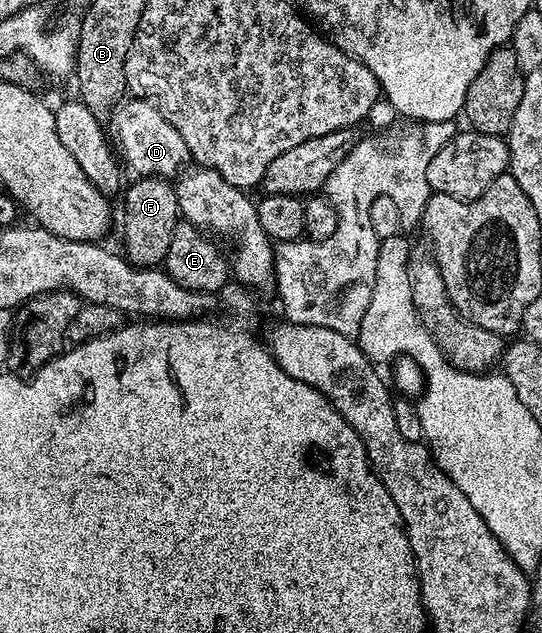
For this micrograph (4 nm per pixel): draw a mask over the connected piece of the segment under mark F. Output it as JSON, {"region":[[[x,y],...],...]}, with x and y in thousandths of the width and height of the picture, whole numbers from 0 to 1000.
{"region":[[[251,278],[242,294],[232,294],[227,311],[225,398],[251,422],[293,422],[312,401],[319,362],[334,348],[323,294],[304,280]]]}

